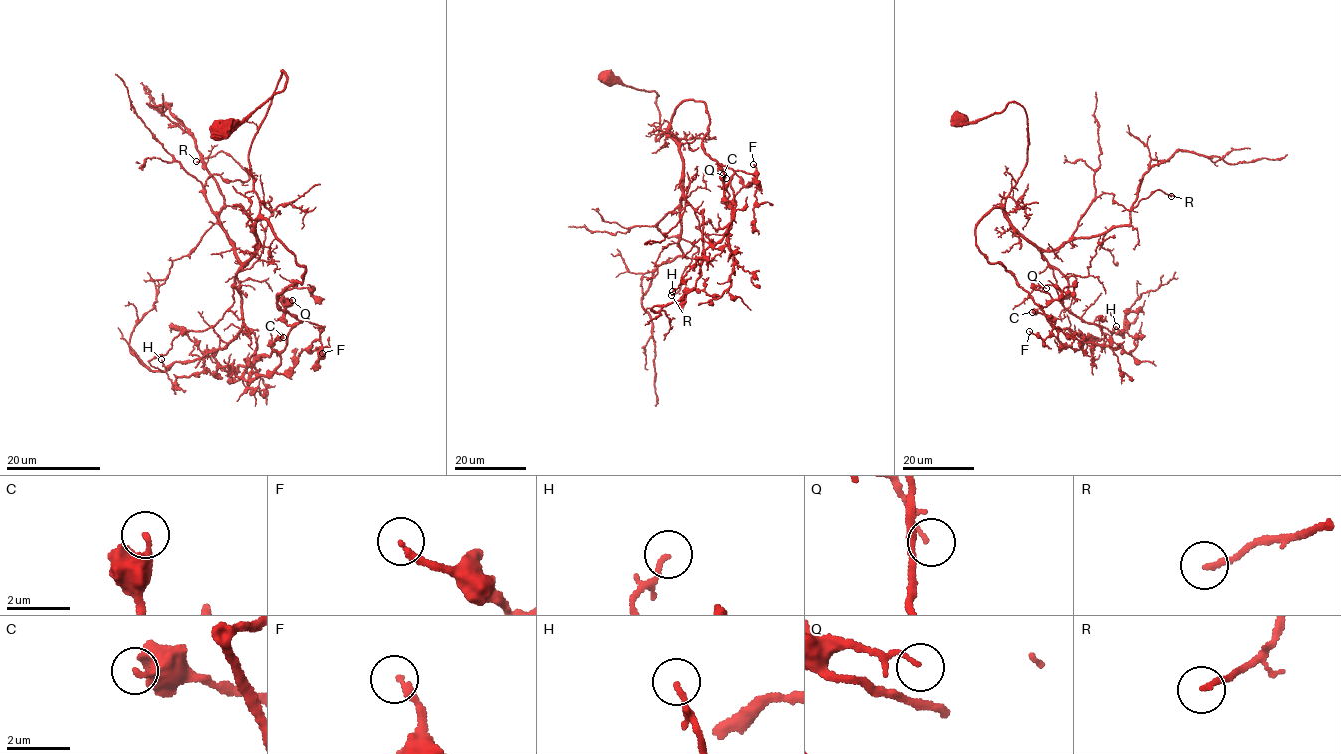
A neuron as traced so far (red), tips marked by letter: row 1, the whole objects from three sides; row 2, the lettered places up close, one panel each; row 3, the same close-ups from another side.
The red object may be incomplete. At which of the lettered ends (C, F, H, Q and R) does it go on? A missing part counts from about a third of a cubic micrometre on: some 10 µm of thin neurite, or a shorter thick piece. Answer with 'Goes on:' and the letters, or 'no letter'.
Goes on: F, R

